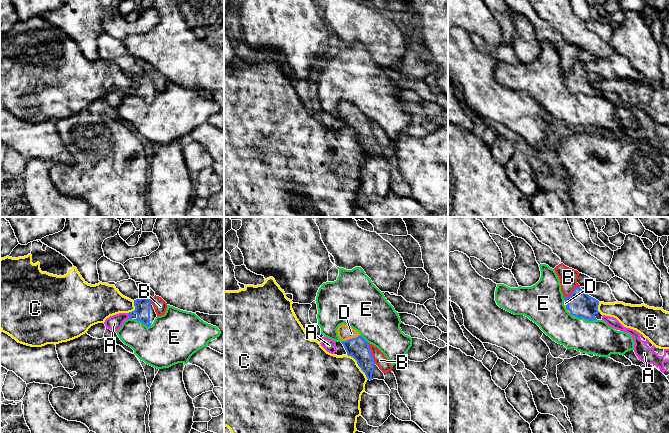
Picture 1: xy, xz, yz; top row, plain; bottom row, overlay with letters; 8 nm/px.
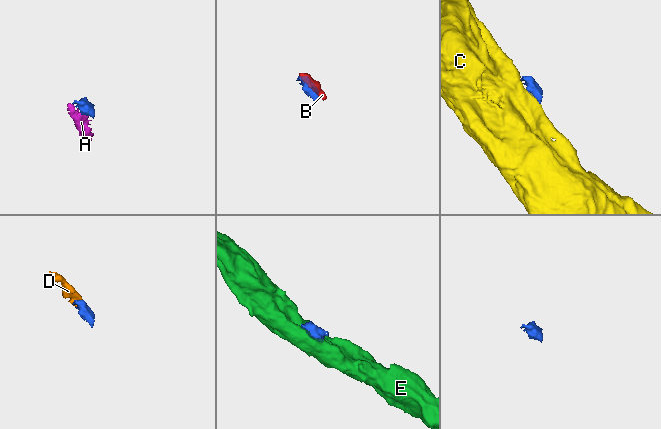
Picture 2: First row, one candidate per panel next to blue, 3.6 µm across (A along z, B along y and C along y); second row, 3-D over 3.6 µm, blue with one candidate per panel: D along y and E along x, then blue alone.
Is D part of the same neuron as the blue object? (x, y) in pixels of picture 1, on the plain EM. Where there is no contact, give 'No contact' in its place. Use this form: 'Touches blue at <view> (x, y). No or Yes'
Touches blue at xz (350, 115). Yes

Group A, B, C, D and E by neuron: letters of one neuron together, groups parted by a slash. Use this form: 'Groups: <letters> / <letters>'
Groups: A D / B / C / E

